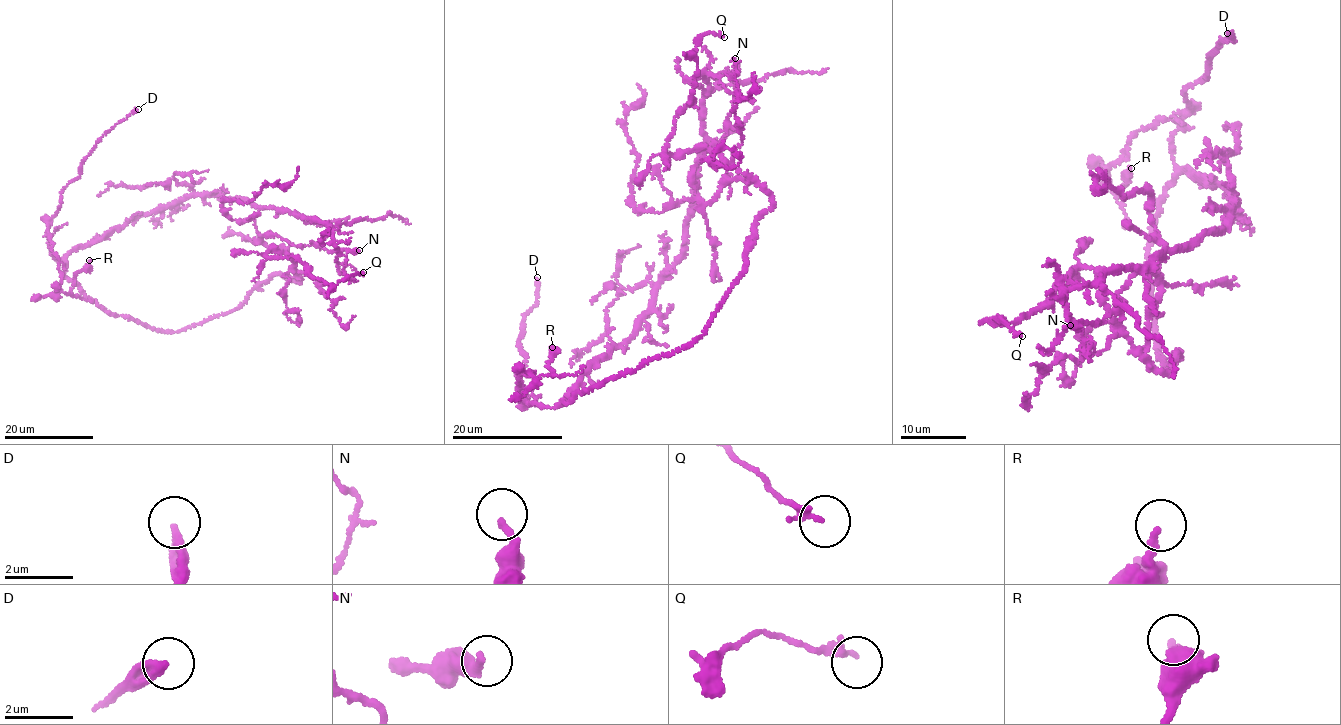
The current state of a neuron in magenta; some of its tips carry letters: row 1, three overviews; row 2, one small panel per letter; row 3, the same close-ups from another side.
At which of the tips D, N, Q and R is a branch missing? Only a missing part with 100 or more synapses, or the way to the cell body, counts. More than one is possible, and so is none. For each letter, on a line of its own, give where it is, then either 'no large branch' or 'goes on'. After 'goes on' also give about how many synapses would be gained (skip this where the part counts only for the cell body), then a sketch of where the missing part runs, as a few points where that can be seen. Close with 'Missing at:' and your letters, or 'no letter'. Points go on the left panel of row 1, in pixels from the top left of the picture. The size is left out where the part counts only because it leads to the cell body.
D: place (138, 109); goes on; course (138, 109), (164, 110), (189, 95), (196, 97)
N: place (359, 250); no large branch
Q: place (363, 272); no large branch
R: place (89, 260); no large branch
Missing at: D

